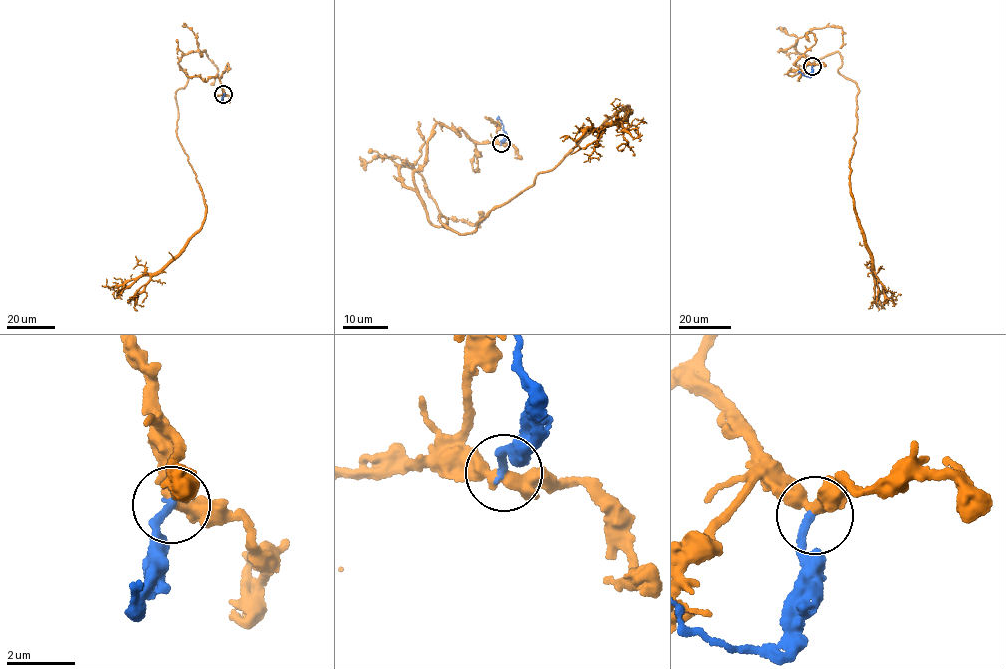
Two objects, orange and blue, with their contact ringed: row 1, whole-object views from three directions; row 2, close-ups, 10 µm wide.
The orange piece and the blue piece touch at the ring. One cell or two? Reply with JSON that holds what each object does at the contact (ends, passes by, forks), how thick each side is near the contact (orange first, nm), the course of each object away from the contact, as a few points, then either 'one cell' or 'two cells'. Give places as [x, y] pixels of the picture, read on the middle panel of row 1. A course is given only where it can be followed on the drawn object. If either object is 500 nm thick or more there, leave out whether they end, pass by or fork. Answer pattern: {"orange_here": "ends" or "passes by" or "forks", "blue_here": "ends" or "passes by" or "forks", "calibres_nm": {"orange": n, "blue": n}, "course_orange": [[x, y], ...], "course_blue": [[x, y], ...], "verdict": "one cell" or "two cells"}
{"orange_here": "passes by", "blue_here": "ends", "calibres_nm": {"orange": 360, "blue": 220}, "course_orange": [[502, 143], [436, 124], [413, 176], [429, 221], [470, 233], [629, 105], [621, 119], [560, 137]], "course_blue": [[502, 143], [506, 137], [498, 115]], "verdict": "two cells"}

